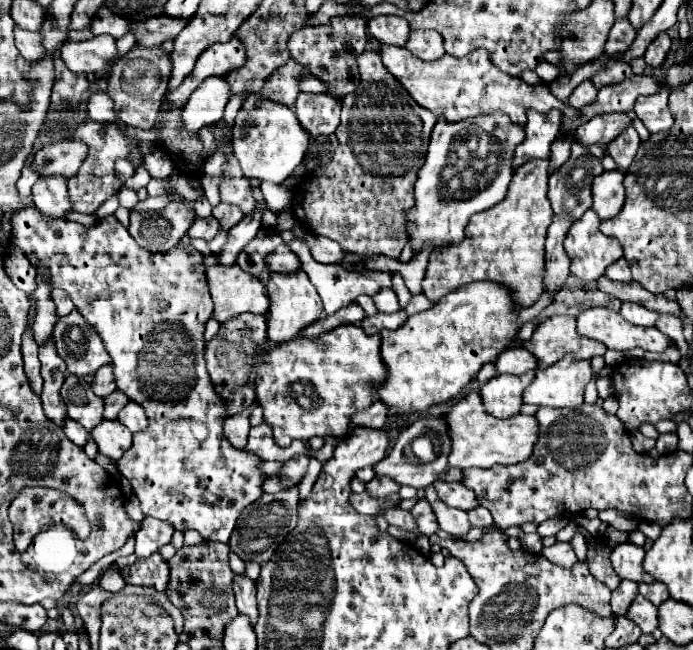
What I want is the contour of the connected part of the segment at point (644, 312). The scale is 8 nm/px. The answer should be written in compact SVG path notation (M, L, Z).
M625 302L621 306L621 316L625 320L629 320L631 324L639 326L655 326L655 320L659 318L659 314L639 306L639 304L633 304L633 302Z

